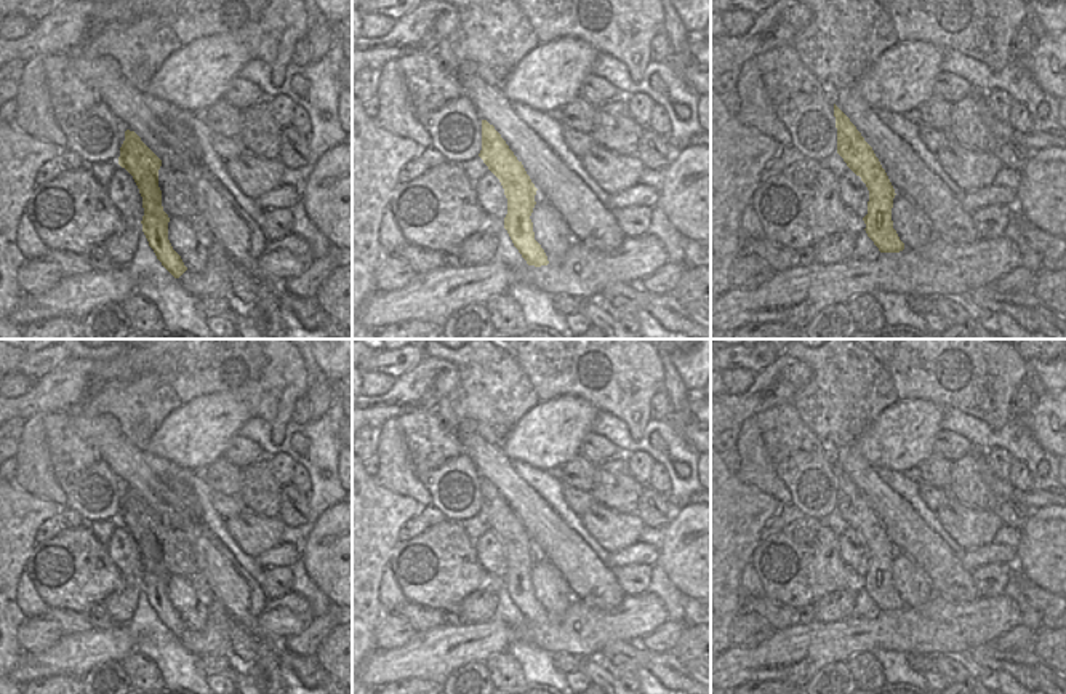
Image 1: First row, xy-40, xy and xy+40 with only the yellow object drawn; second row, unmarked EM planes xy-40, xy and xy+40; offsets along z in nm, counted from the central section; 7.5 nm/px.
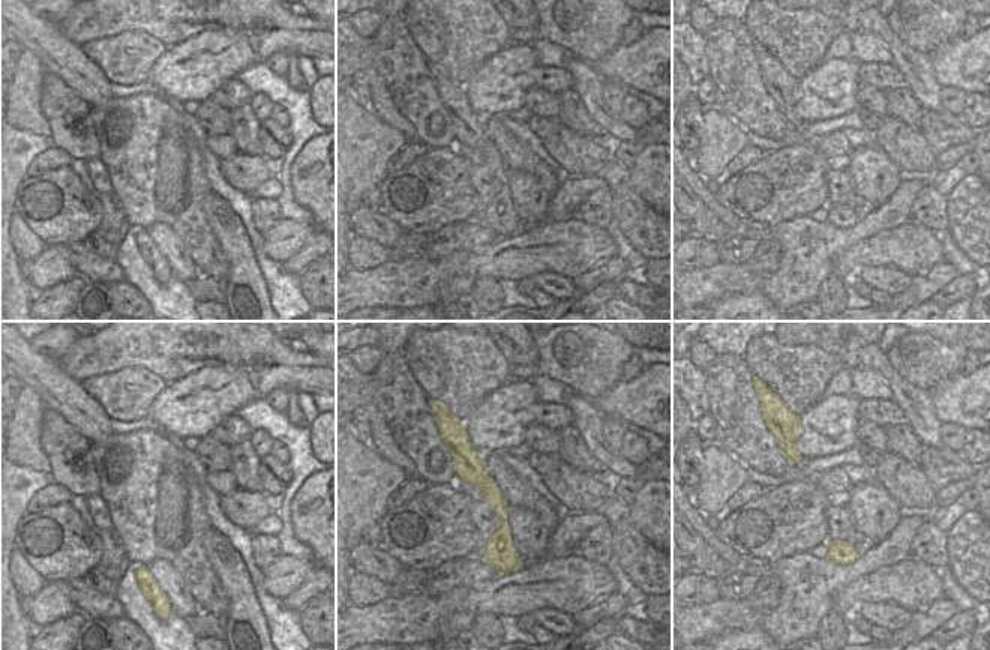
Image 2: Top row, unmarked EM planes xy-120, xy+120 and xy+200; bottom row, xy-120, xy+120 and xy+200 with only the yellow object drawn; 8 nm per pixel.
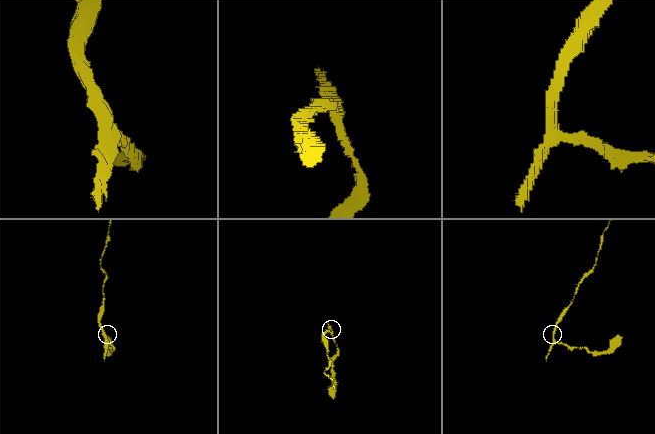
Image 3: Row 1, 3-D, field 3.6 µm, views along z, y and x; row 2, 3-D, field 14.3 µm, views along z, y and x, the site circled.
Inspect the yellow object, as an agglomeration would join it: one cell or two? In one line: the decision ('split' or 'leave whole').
leave whole

